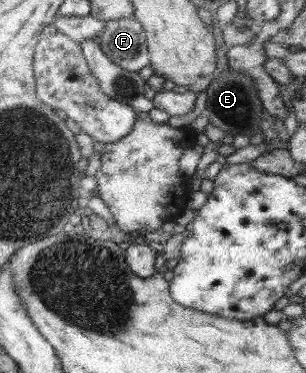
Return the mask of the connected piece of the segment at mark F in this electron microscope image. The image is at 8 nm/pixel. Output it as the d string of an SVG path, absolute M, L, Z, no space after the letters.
M133 16L103 24L100 47L110 62L130 72L149 65L145 32Z

